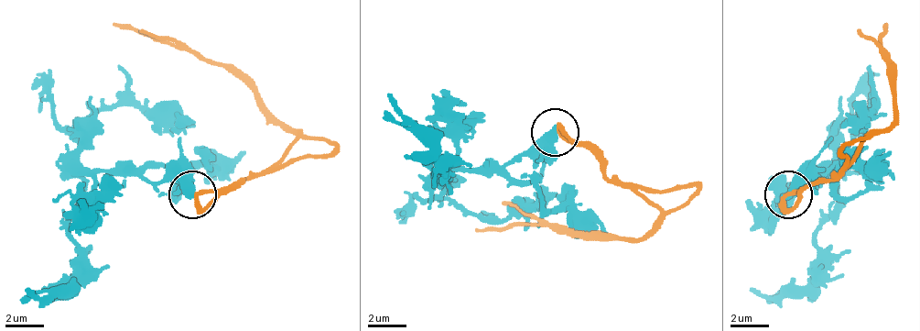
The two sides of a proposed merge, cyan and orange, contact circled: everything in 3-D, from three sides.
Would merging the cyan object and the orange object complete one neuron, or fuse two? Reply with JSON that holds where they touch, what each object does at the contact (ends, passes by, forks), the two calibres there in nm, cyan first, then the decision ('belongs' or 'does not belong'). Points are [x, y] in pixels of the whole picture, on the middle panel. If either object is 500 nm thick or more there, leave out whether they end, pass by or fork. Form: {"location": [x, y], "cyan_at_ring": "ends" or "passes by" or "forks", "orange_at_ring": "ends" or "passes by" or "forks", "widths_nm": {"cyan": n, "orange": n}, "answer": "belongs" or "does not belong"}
{"location": [555, 132], "cyan_at_ring": "ends", "orange_at_ring": "passes by", "widths_nm": {"cyan": 480, "orange": 200}, "answer": "belongs"}

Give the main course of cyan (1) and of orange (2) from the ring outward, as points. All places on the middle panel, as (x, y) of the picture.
1: (554, 131), (539, 149), (458, 169), (448, 179), (443, 179), (434, 159), (443, 159), (385, 93)
2: (558, 131), (630, 183), (659, 213), (654, 226), (644, 237), (477, 226)

